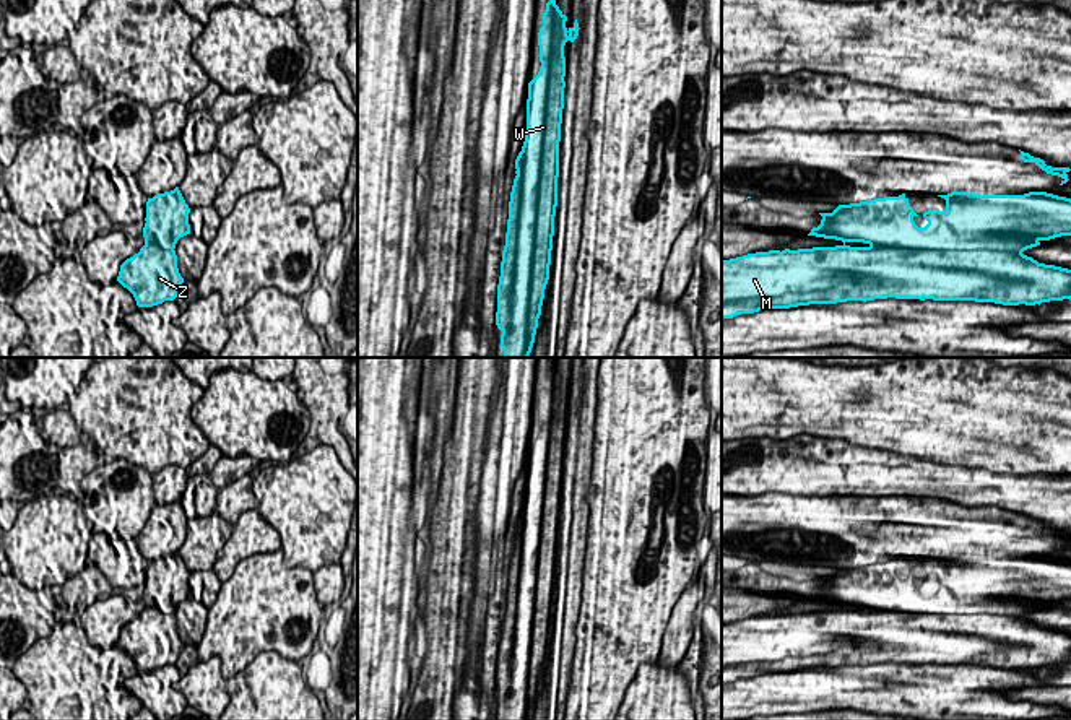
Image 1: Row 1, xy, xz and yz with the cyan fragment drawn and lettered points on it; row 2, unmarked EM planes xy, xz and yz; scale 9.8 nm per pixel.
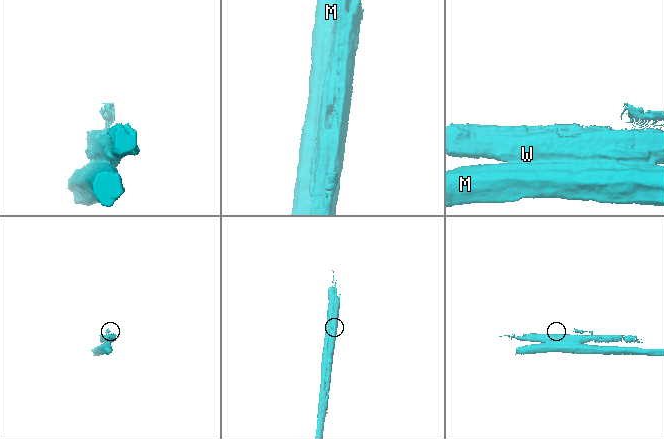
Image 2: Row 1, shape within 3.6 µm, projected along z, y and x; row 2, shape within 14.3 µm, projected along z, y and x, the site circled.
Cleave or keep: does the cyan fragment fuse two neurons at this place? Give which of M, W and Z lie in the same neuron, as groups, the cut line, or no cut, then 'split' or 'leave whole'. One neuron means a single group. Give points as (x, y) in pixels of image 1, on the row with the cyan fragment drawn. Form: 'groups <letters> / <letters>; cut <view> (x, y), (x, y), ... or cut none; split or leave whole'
groups M Z / W; cut yz (1055, 236), (995, 210), (967, 215), (962, 249), (870, 247); split

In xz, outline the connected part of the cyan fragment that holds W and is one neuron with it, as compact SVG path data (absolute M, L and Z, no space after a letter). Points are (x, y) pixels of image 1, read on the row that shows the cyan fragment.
M556 0L546 3L538 33L540 72L528 83L527 132L515 159L507 231L512 239L533 237L535 257L546 263L549 280L554 216L557 206L559 141L566 88L564 46L579 36L579 23L566 28L567 16Z

